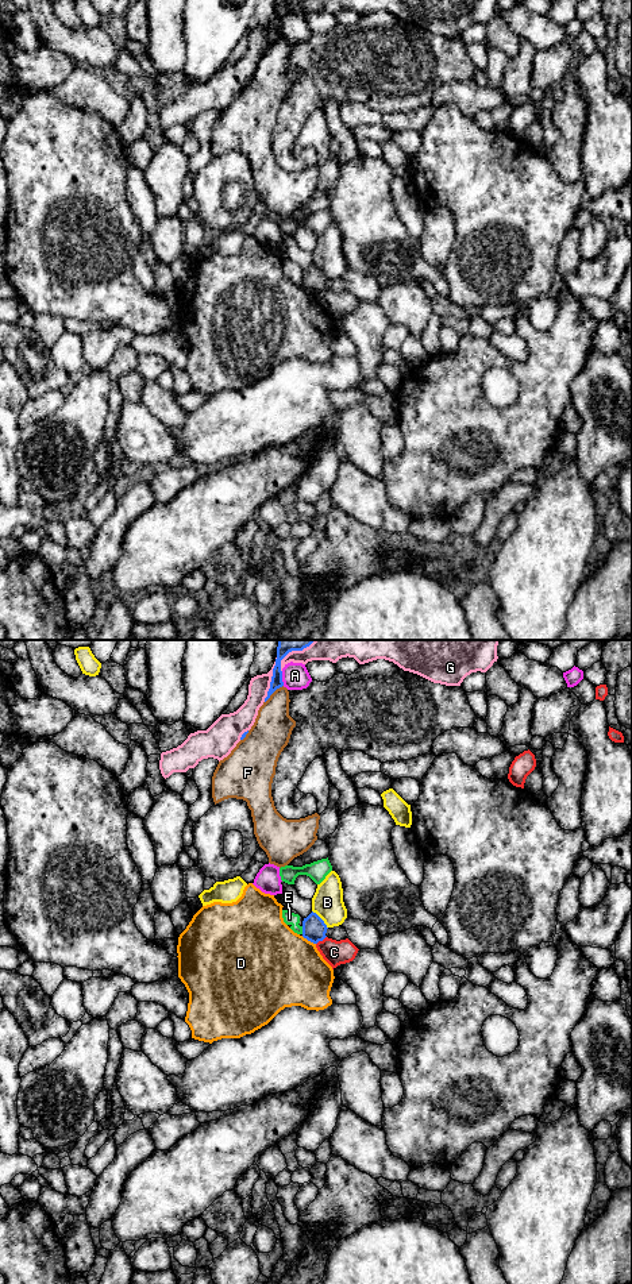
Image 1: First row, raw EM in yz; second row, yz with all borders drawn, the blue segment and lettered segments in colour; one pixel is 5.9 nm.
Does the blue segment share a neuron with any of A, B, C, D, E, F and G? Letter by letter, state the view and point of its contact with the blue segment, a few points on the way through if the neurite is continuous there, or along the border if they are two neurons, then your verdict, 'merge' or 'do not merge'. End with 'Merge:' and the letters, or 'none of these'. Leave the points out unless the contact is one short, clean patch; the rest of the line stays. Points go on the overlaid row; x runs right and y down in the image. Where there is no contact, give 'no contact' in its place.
A: meets blue in yz at (281, 678); do not merge
B: meets blue in yz at (322, 920); do not merge
C: meets blue in yz at (320, 940); border along yz (326, 936), (316, 944); do not merge
D: meets blue in yz at (308, 940); border along yz (301, 936), (315, 944); do not merge
E: meets blue in yz at (303, 930); border along yz (301, 926), (303, 933); do not merge
F: meets blue in yz at (273, 691); do not merge
G: meets blue in yz at (270, 682); do not merge
Merge: none of these

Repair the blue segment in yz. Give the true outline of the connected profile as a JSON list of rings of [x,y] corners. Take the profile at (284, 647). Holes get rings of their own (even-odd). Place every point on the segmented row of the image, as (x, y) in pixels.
[[[278,640],[277,647],[277,659],[275,666],[273,668],[273,676],[270,682],[270,689],[267,691],[267,697],[265,702],[270,698],[270,695],[280,687],[284,686],[282,682],[282,671],[281,671],[281,660],[292,651],[302,651],[309,647],[315,640]]]

